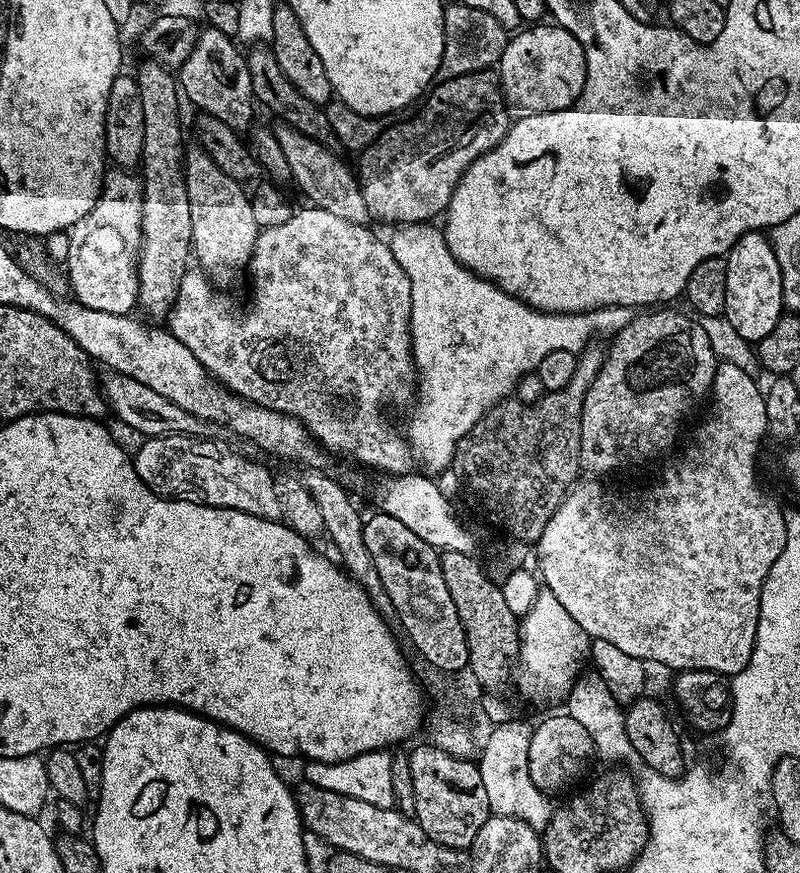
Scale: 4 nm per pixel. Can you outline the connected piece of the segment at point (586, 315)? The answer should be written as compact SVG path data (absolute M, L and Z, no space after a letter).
M435 223L406 224L393 232L396 233L390 239L392 253L398 266L406 270L412 287L412 317L408 327L412 334L412 359L418 373L418 392L420 388L420 401L408 420L406 443L415 463L421 464L419 467L425 473L449 471L457 442L489 408L509 399L516 391L516 383L526 374L535 372L550 350L570 350L579 354L588 347L595 332L615 338L634 318L633 309L626 306L606 306L593 312L539 312L458 263L446 246L443 231Z

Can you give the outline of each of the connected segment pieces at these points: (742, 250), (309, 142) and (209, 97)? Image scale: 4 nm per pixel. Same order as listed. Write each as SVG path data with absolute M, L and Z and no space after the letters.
M748 232L735 243L725 257L726 306L723 317L742 340L755 344L774 330L784 314L781 268L771 241L761 232Z
M280 126L275 129L278 142L292 171L291 179L297 186L309 196L311 203L317 208L327 210L329 214L337 218L346 218L346 222L367 225L370 217L366 210L366 202L362 198L360 182L355 171L352 172L331 152L332 148L327 144L320 144L314 138L298 130Z
M201 27L194 50L190 50L190 58L186 58L186 62L178 69L178 87L187 103L189 100L197 104L204 116L213 116L218 118L218 122L226 122L232 128L244 130L244 127L247 129L253 123L254 99L245 53L239 52L236 46L237 41L222 34L222 30Z

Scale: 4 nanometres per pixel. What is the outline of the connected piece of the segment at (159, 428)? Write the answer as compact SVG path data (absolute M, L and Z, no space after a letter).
M105 371L99 377L98 383L101 392L104 393L104 401L108 404L111 415L116 415L128 428L141 432L141 437L153 436L202 436L211 437L214 425L210 421L196 418L194 414L182 410L181 406L175 405L169 398L164 398L149 386L126 374Z

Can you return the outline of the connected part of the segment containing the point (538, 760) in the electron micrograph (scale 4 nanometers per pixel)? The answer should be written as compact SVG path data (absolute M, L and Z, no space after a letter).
M566 714L548 716L537 728L531 729L528 738L528 769L530 778L538 791L545 794L564 792L584 776L588 763L594 760L594 749L590 734L582 722L574 722Z

